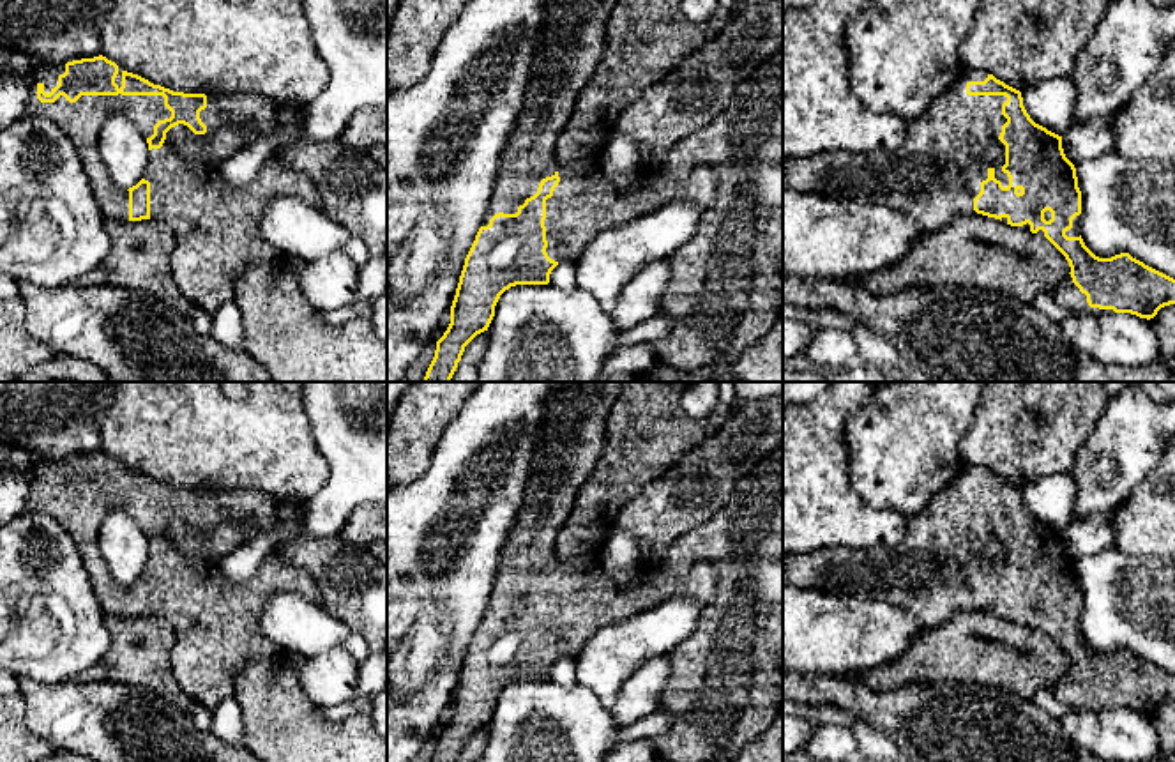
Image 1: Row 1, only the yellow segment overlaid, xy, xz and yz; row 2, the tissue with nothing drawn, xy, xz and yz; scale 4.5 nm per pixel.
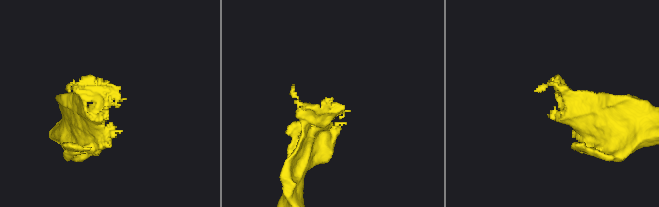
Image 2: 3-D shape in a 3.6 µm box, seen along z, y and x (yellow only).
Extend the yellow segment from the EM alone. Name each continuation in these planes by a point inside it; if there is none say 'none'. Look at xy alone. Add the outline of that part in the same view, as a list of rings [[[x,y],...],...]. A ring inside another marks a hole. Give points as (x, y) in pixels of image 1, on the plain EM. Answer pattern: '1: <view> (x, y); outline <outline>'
1: xy (82, 517); outline [[[65,460],[35,461],[28,486],[28,507],[55,518],[76,543],[104,615],[129,617],[129,587],[111,578],[97,545],[101,523],[110,511],[120,509],[131,514],[145,534],[150,534],[154,522],[170,514],[171,507],[164,502],[163,491],[81,491],[76,499],[60,491],[55,499],[41,499],[37,481],[42,479],[44,488],[49,490],[64,469]]]

